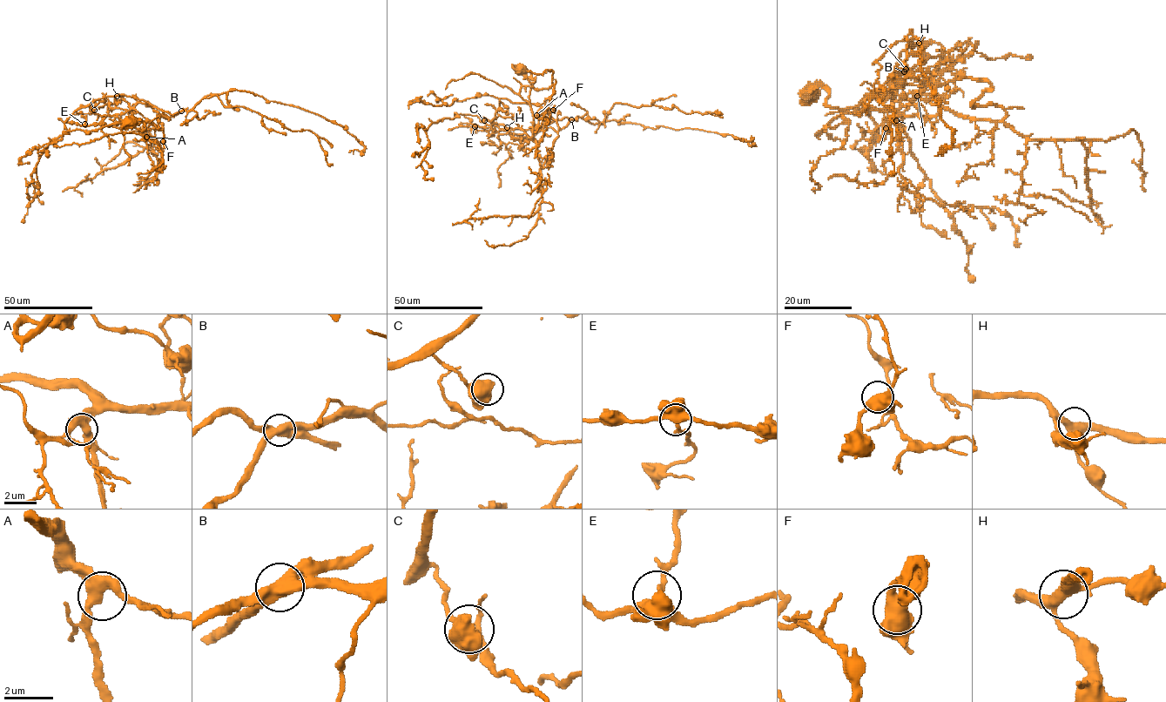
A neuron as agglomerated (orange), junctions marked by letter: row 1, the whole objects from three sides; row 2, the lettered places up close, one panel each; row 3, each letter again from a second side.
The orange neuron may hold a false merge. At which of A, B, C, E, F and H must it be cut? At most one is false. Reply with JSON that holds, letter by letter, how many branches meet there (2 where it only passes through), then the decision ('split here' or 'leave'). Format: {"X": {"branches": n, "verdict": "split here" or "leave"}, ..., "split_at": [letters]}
{"A": {"branches": 3, "verdict": "leave"}, "B": {"branches": 3, "verdict": "split here"}, "C": {"branches": 3, "verdict": "leave"}, "E": {"branches": 3, "verdict": "leave"}, "F": {"branches": 3, "verdict": "leave"}, "H": {"branches": 3, "verdict": "leave"}, "split_at": ["B"]}

